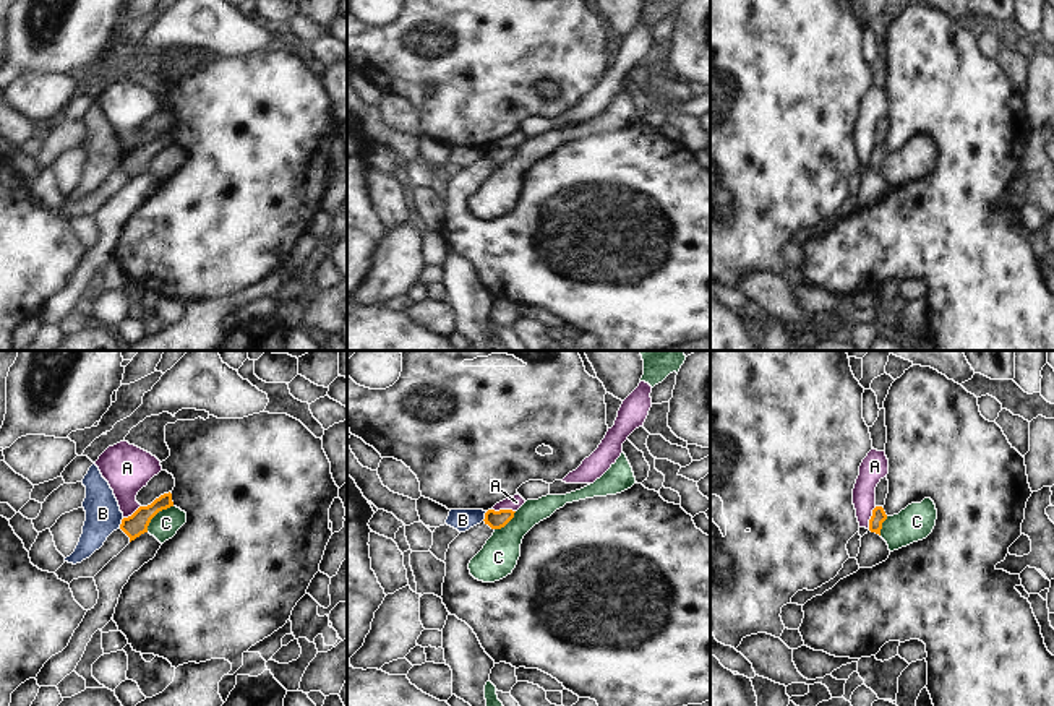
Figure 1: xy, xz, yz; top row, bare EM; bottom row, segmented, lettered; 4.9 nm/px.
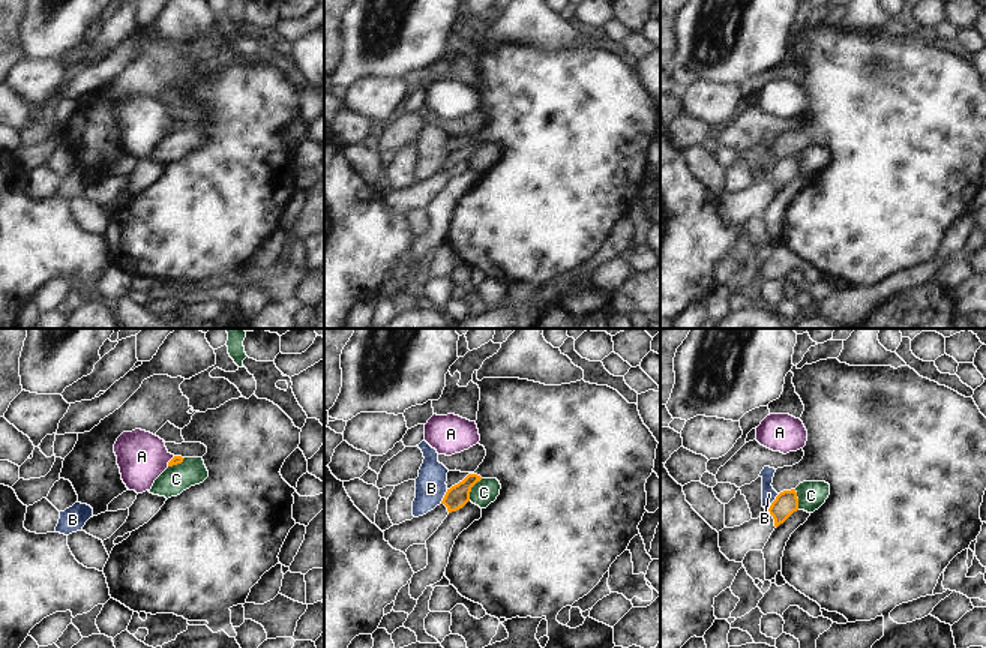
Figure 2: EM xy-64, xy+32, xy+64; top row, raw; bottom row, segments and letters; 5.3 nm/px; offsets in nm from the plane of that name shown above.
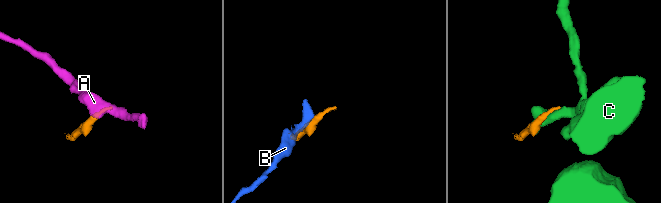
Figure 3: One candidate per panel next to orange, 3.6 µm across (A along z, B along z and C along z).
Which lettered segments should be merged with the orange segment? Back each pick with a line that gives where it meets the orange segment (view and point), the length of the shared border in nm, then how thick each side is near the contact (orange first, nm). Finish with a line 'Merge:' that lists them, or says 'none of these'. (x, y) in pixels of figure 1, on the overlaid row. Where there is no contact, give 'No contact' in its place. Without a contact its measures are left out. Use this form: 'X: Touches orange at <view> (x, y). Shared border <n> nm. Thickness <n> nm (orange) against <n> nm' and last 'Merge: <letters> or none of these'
Merge: none of these.

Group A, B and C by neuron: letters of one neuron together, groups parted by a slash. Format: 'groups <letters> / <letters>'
groups A / B / C

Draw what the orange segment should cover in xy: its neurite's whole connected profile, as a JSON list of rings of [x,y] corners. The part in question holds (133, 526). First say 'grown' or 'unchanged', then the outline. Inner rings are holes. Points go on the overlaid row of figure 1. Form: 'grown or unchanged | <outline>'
unchanged | [[[164,493],[148,506],[139,506],[131,516],[123,518],[120,529],[130,537],[130,542],[148,532],[151,519],[162,510],[174,506],[172,493]]]

